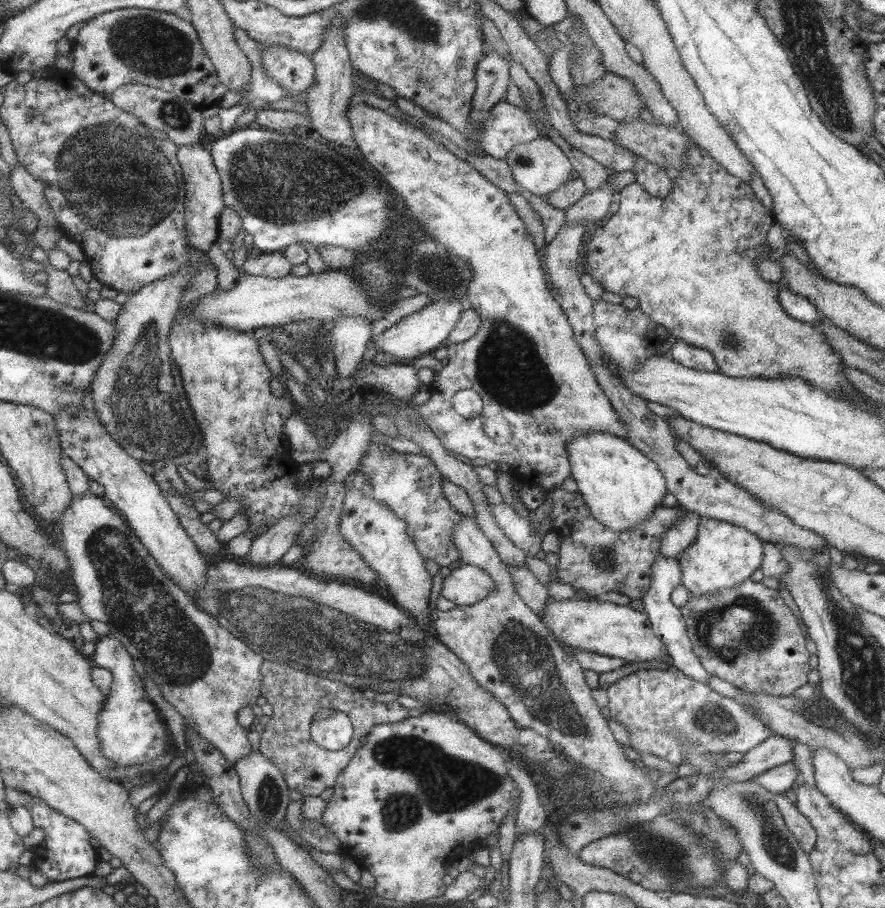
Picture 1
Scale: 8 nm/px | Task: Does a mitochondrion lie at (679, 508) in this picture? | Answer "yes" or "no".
no

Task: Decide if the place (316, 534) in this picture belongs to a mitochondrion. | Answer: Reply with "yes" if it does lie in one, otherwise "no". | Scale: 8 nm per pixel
yes

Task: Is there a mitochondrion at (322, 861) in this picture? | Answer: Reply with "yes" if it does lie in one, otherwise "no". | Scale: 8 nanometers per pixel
no

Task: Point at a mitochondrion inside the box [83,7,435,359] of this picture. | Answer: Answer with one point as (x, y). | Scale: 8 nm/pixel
(270, 181)

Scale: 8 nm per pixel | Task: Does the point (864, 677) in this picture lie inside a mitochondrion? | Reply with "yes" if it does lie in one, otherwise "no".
yes

